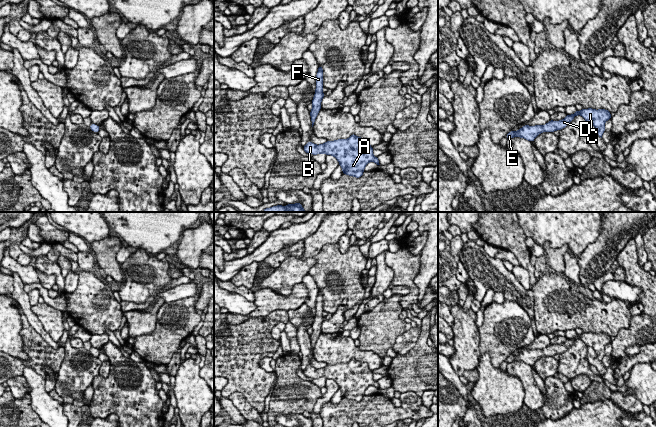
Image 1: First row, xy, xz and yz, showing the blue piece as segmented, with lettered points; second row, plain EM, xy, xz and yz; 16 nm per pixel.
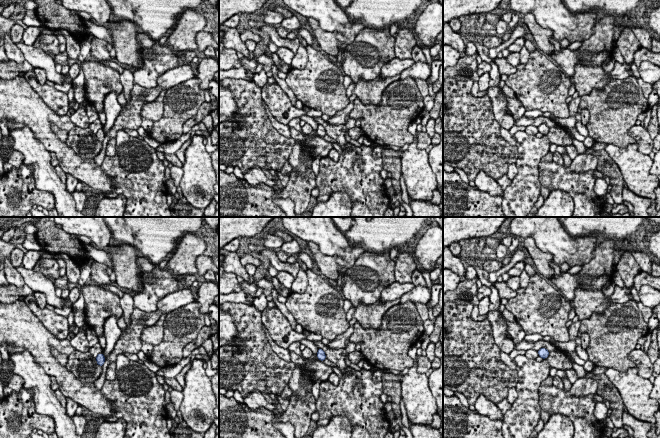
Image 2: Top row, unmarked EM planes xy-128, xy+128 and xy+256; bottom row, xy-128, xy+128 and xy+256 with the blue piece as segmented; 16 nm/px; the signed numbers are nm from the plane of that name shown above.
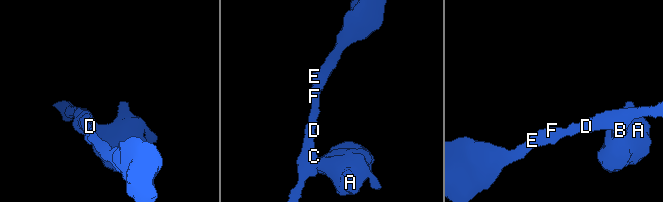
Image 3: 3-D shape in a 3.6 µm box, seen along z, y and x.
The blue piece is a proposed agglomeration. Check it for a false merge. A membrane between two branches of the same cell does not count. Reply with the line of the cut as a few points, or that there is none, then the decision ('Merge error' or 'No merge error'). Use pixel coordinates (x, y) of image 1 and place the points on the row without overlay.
No split. No merge error

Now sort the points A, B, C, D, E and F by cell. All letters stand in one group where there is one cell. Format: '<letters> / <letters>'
A B C D E F

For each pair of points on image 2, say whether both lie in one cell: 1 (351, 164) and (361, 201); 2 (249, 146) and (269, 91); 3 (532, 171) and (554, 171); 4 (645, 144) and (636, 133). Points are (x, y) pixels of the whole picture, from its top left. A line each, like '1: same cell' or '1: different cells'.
1: same cell
2: different cells
3: different cells
4: same cell

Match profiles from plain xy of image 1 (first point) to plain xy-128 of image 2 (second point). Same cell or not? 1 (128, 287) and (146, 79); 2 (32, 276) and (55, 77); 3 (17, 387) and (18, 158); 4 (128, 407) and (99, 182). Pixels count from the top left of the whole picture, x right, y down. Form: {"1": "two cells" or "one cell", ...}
{"1": "one cell", "2": "one cell", "3": "one cell", "4": "two cells"}

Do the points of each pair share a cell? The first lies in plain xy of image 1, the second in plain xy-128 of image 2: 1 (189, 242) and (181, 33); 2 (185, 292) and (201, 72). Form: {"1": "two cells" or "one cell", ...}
{"1": "one cell", "2": "two cells"}

